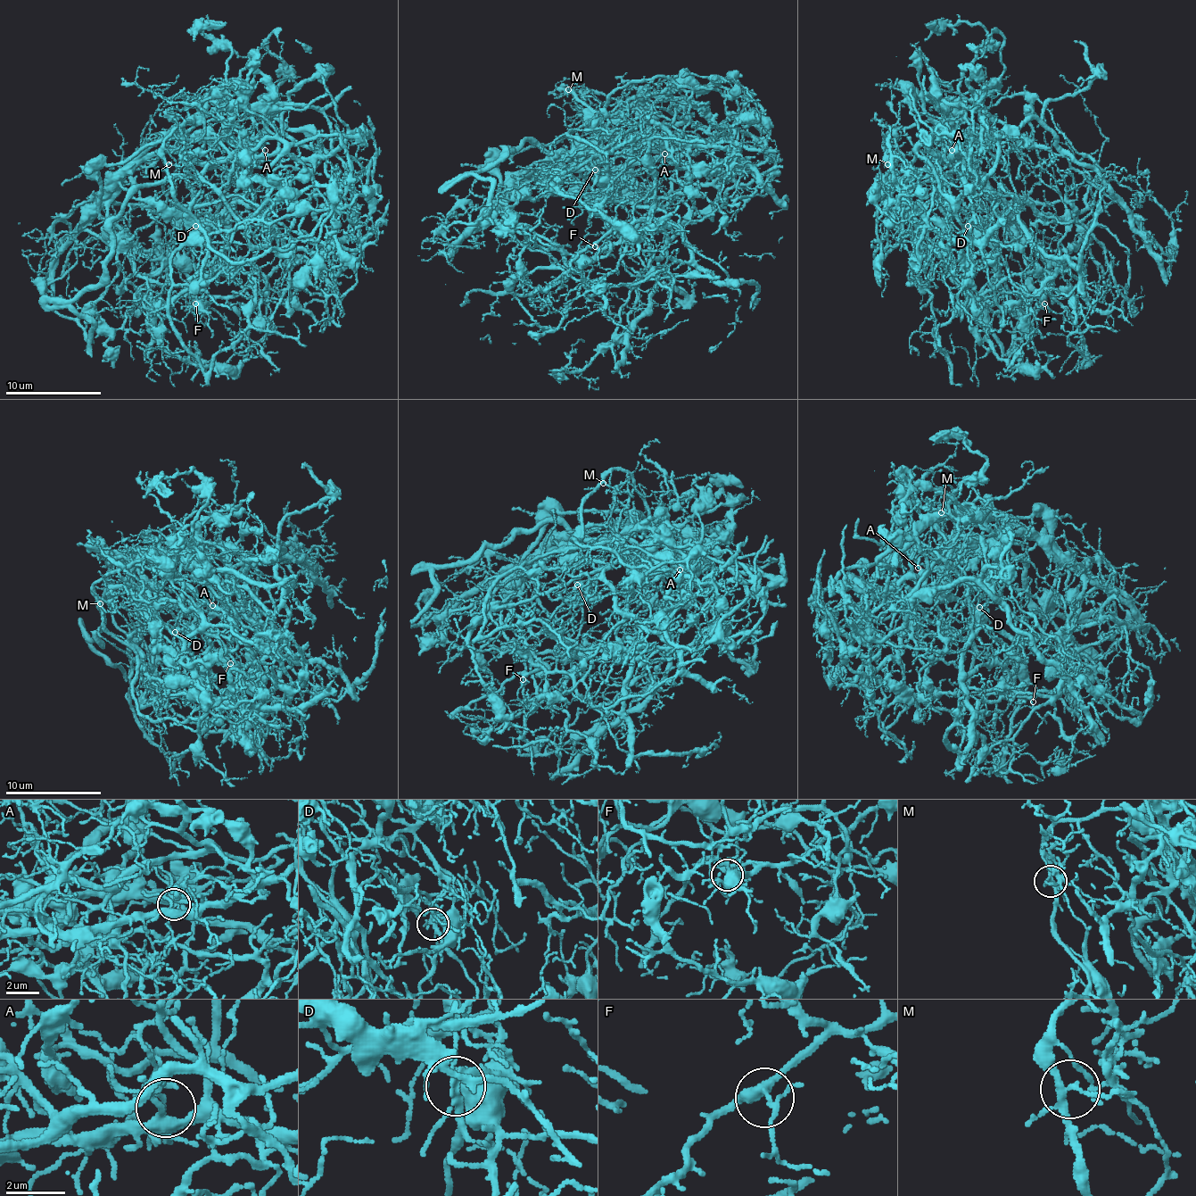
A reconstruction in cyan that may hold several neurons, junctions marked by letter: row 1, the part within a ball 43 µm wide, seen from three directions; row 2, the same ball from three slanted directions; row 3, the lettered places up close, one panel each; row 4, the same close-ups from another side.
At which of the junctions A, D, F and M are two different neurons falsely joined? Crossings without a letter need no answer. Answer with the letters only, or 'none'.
D, M

